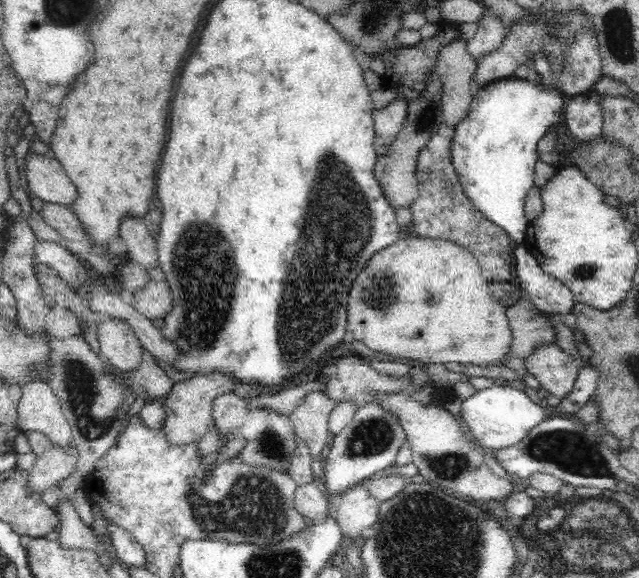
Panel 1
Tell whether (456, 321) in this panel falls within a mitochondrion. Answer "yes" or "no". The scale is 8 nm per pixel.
no

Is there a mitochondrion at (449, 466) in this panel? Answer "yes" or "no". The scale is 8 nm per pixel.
yes

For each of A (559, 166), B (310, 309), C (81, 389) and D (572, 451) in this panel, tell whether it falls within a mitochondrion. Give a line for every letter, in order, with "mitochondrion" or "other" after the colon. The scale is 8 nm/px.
A: other
B: mitochondrion
C: mitochondrion
D: mitochondrion

